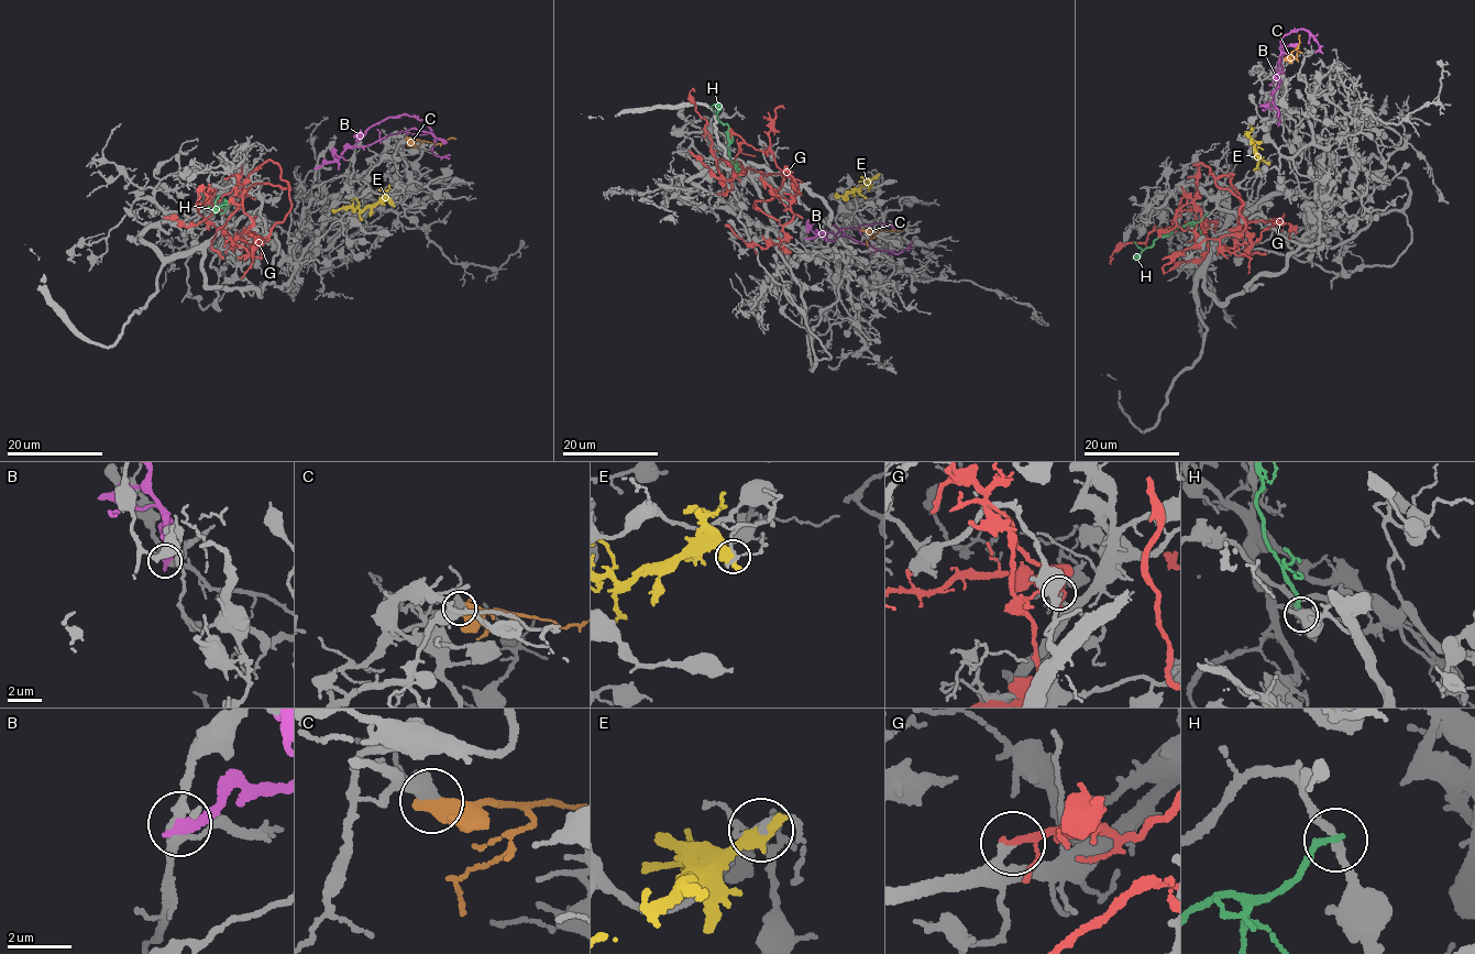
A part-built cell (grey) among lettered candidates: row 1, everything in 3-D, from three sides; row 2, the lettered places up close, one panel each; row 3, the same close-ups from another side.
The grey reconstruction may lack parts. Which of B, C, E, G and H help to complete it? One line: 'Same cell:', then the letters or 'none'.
Same cell: C

